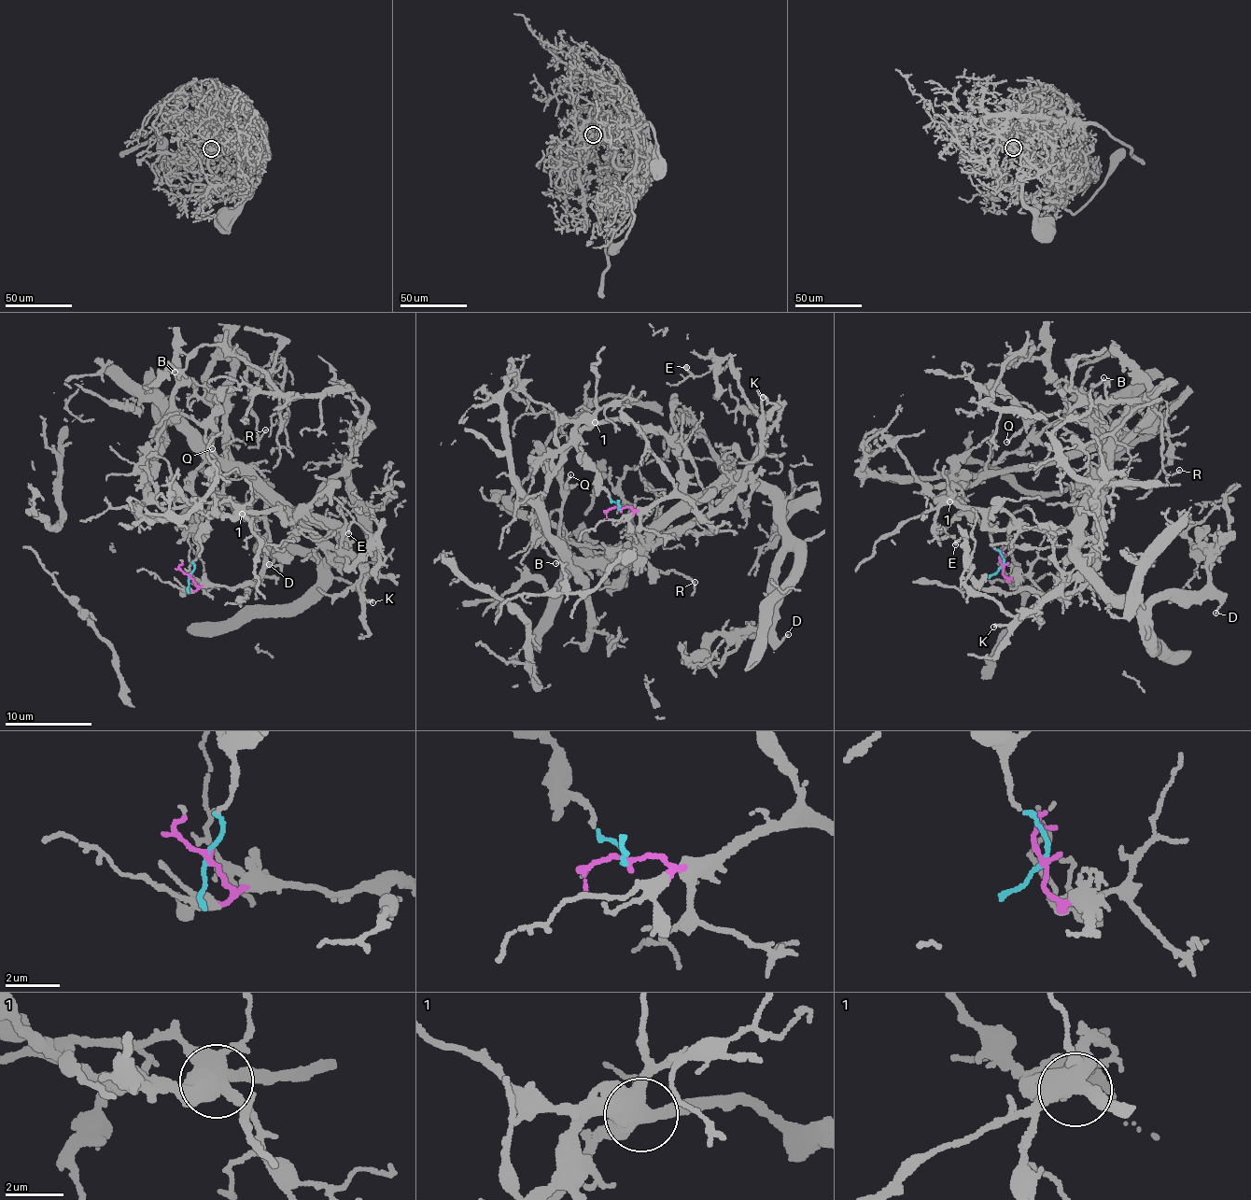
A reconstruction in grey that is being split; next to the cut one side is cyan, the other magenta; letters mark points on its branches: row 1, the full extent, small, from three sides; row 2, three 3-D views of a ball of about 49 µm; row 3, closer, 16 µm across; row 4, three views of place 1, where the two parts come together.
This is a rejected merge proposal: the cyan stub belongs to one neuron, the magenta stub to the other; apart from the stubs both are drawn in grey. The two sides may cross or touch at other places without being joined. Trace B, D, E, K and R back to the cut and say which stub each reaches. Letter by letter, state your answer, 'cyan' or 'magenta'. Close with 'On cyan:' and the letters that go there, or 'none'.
B: magenta
D: cyan
E: magenta
K: magenta
R: magenta
On cyan: D

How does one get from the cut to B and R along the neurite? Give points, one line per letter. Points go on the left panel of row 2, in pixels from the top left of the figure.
B: (190, 577), (199, 586), (259, 578), (264, 488), (227, 448), (227, 418), (175, 372)
R: (190, 577), (251, 585), (262, 564), (264, 488), (227, 448), (238, 358), (259, 438), (266, 430)

